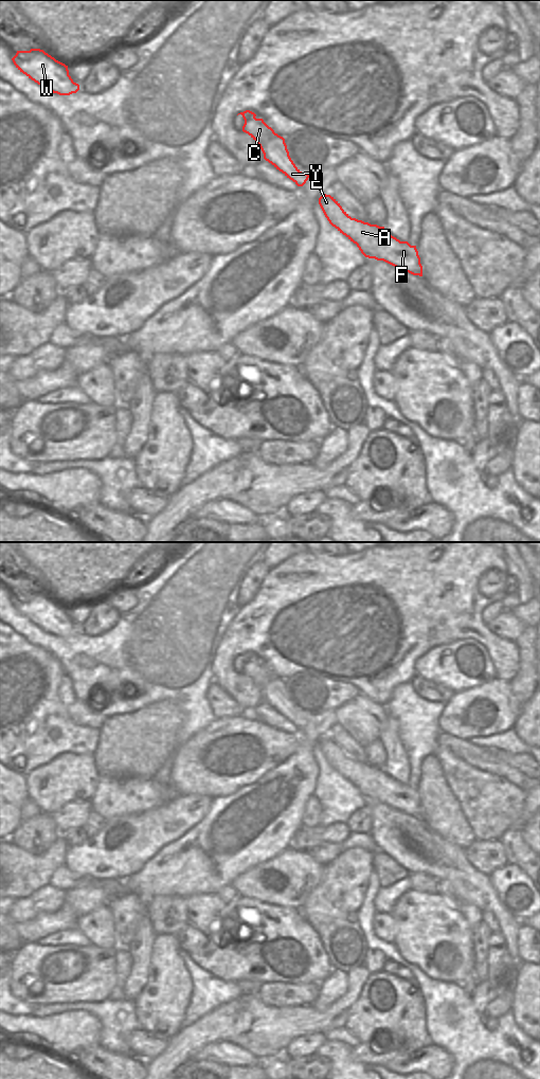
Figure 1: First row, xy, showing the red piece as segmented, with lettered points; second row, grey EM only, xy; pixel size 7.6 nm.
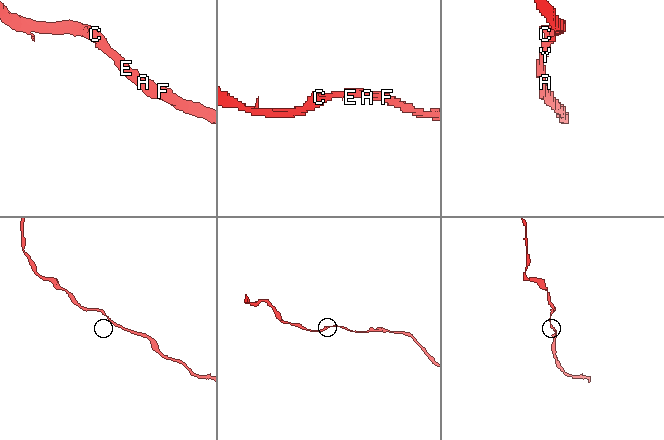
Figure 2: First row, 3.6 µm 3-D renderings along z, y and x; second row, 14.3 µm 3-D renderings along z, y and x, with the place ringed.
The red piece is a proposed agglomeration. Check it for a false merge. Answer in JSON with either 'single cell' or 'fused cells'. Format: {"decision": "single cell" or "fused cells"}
{"decision": "single cell"}

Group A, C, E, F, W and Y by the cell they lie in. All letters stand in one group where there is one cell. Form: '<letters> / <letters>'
A C E F W Y

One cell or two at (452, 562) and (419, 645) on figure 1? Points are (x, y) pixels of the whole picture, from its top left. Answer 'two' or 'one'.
one

